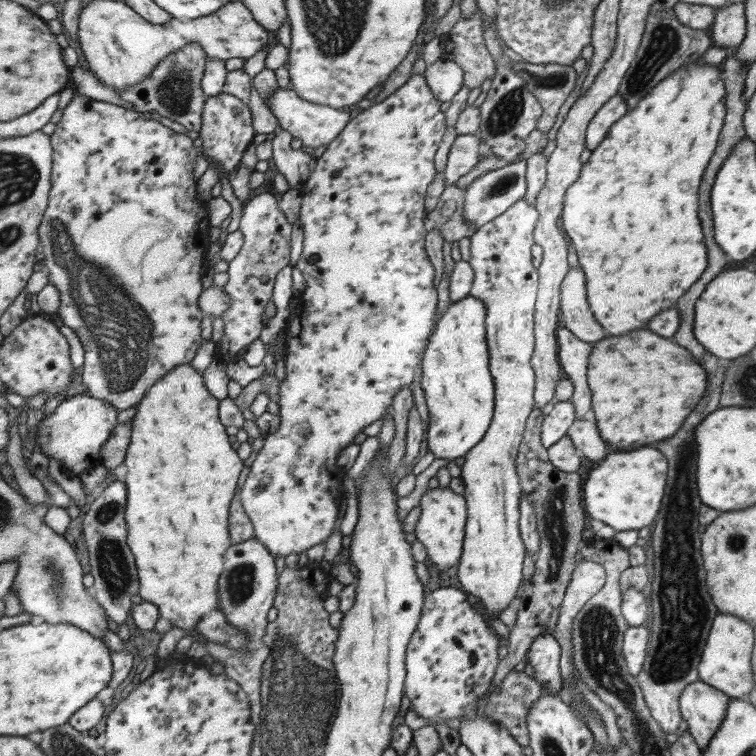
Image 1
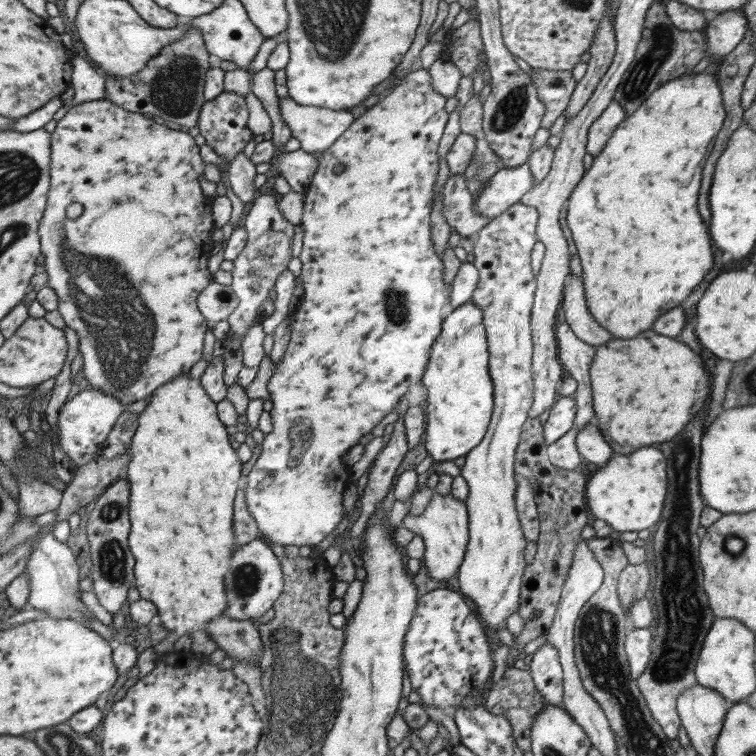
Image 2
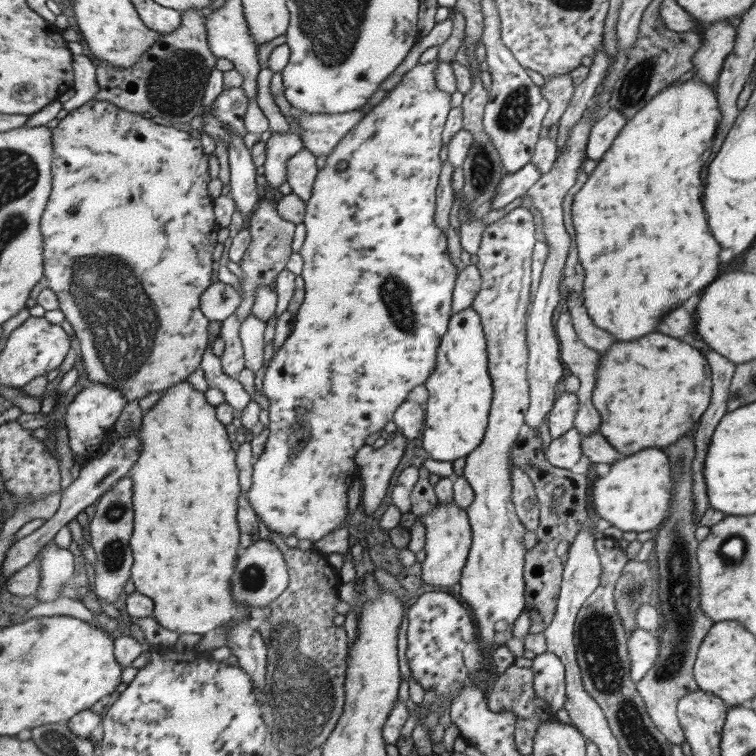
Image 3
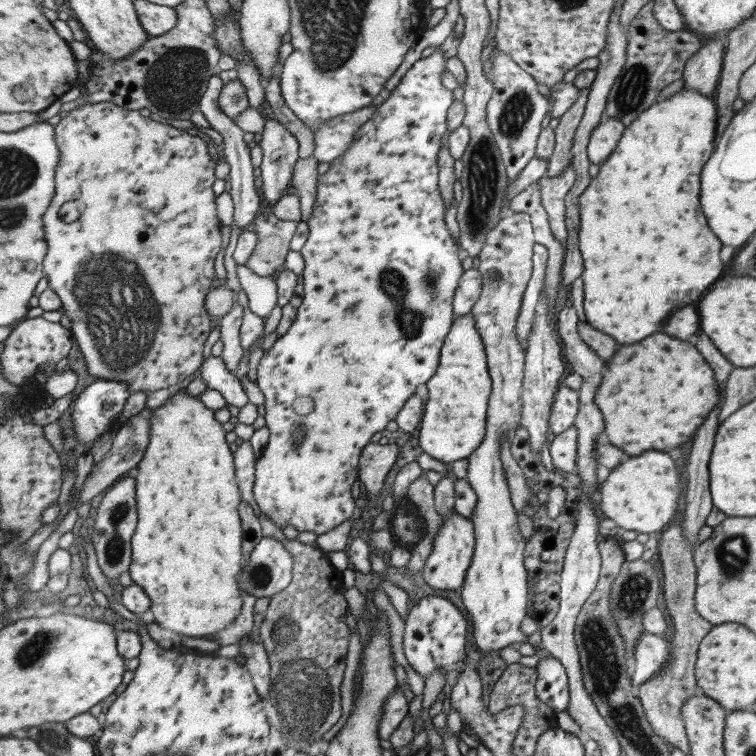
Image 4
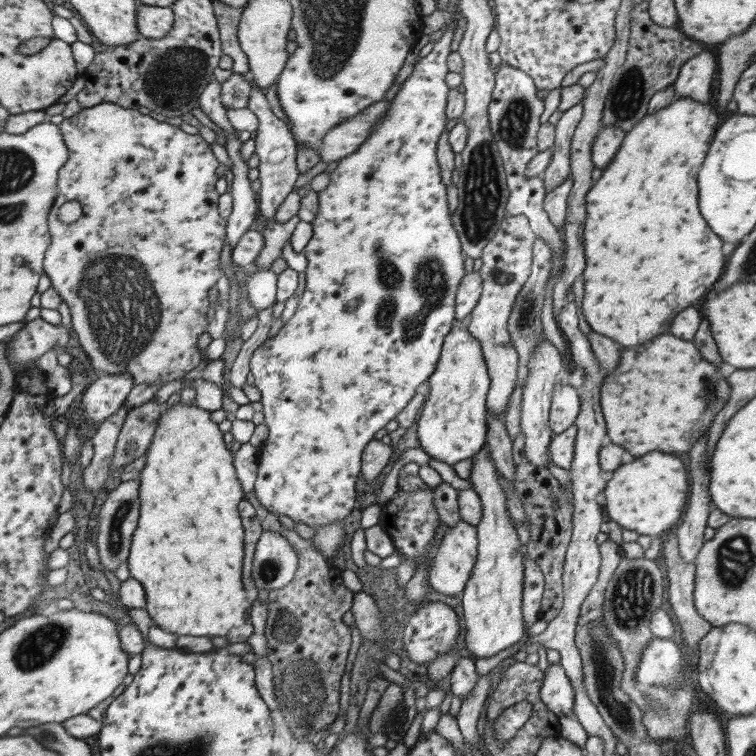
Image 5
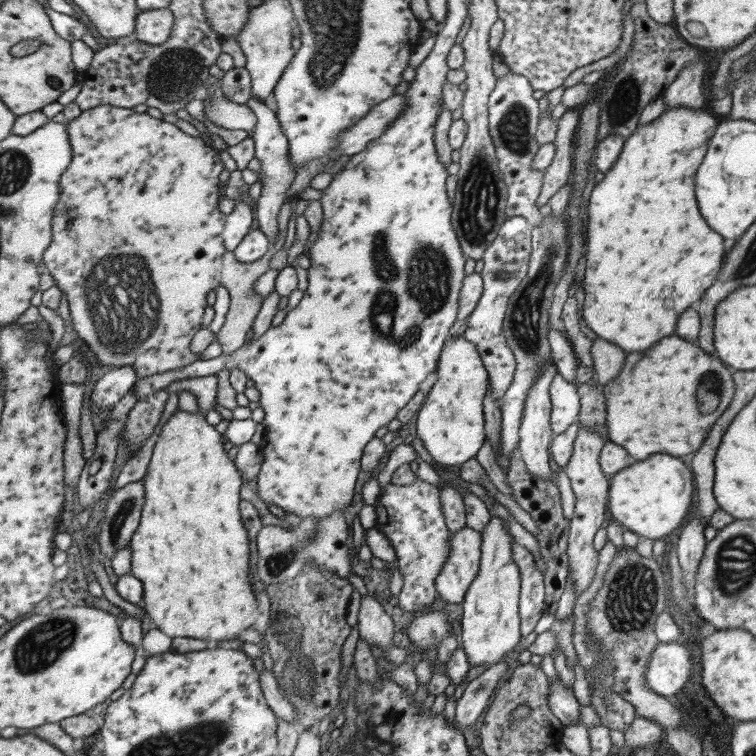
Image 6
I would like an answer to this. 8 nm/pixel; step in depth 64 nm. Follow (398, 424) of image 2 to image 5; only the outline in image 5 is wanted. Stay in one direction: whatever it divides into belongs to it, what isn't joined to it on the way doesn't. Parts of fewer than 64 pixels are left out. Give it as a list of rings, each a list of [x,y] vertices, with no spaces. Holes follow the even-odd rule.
[[[372,440],[367,444],[361,456],[361,474],[366,482],[378,484],[380,474],[390,464],[395,449],[382,441]]]

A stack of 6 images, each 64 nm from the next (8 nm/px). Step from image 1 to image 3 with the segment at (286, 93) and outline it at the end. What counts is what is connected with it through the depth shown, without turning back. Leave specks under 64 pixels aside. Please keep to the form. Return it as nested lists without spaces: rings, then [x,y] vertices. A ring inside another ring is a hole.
[[[292,108],[298,119],[300,131],[296,134],[303,141],[303,148],[315,157],[332,156],[334,148],[346,138],[350,130],[364,118],[362,111],[350,111],[340,114],[306,114]]]

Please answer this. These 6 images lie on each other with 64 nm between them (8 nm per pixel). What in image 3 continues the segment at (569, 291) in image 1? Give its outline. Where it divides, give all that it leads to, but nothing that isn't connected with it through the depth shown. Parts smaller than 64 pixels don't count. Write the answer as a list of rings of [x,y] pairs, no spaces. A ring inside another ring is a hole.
[[[575,291],[569,292],[567,299],[567,307],[571,316],[571,323],[578,335],[578,338],[590,348],[598,350],[600,354],[616,342],[616,338],[612,334],[608,334],[606,330],[600,330],[593,320],[588,316],[587,308],[584,306],[583,295],[579,295]]]

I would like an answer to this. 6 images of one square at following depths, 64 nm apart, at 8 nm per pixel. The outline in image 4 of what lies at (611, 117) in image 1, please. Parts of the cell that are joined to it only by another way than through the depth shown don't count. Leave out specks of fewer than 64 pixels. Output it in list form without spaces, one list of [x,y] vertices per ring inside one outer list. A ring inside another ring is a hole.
[[[605,117],[602,122],[598,123],[592,130],[587,147],[590,162],[602,166],[618,146],[624,130],[624,123],[615,118]]]

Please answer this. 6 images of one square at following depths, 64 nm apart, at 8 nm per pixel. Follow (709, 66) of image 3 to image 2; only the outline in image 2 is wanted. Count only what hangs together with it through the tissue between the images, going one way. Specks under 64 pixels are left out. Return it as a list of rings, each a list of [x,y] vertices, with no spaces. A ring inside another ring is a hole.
[[[733,10],[728,13],[717,14],[714,18],[708,19],[708,26],[705,35],[707,36],[706,51],[720,58],[719,62],[710,66],[707,73],[716,73],[722,58],[730,54],[738,44],[742,42],[747,31],[747,18],[742,10]]]

